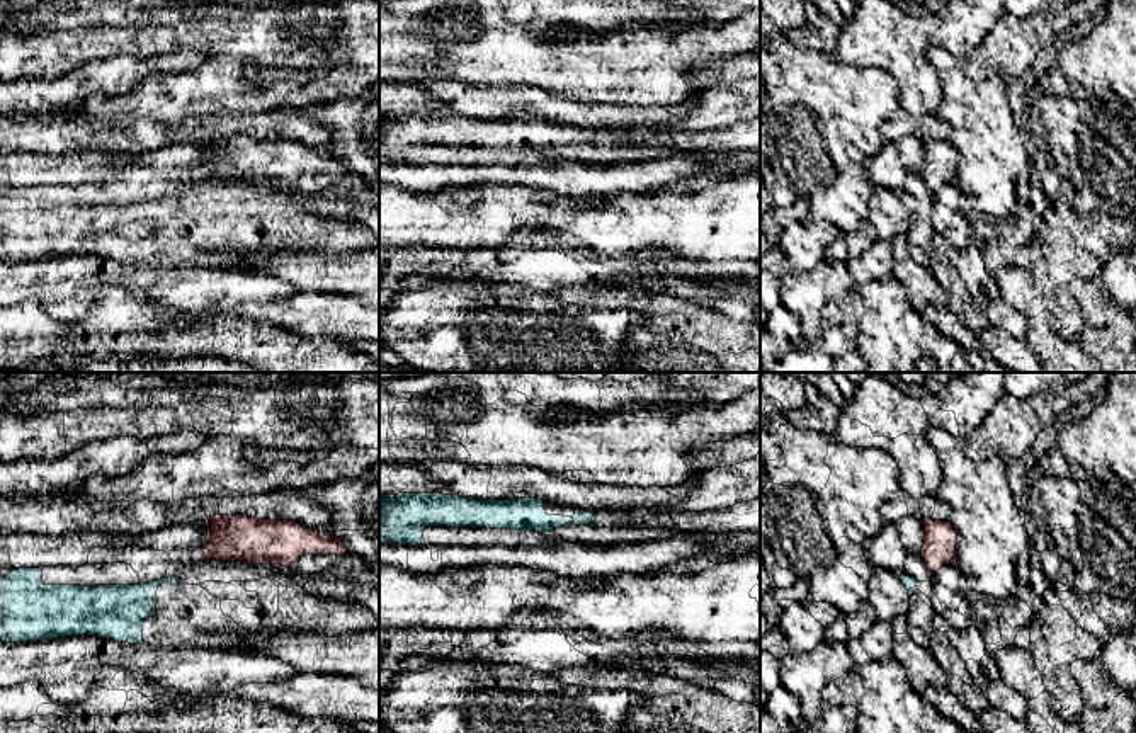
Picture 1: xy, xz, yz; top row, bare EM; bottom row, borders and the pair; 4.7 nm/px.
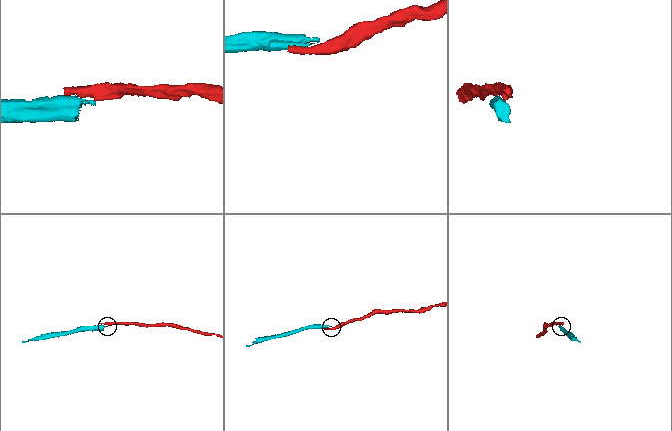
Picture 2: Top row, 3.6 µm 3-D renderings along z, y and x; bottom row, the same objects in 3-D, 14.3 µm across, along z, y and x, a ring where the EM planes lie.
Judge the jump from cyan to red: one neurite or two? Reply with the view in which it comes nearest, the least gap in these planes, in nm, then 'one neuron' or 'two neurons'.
yz | 80 nm | two neurons

